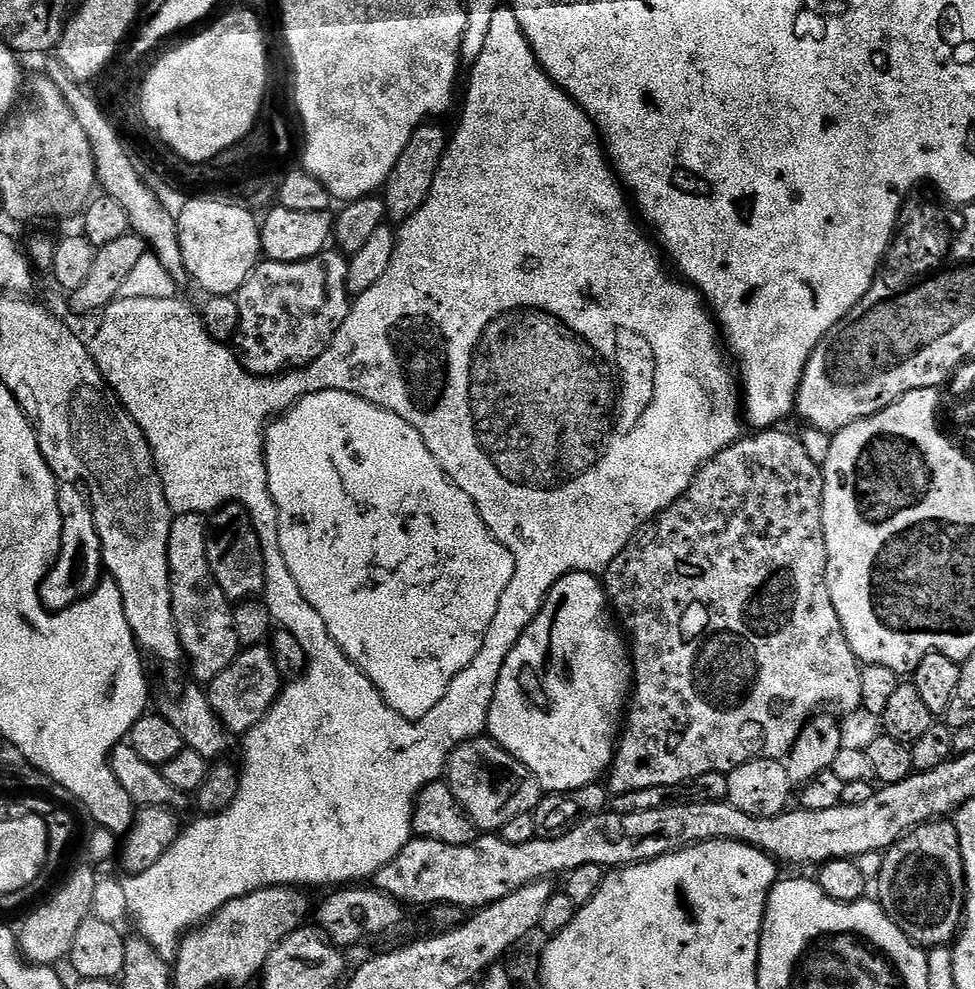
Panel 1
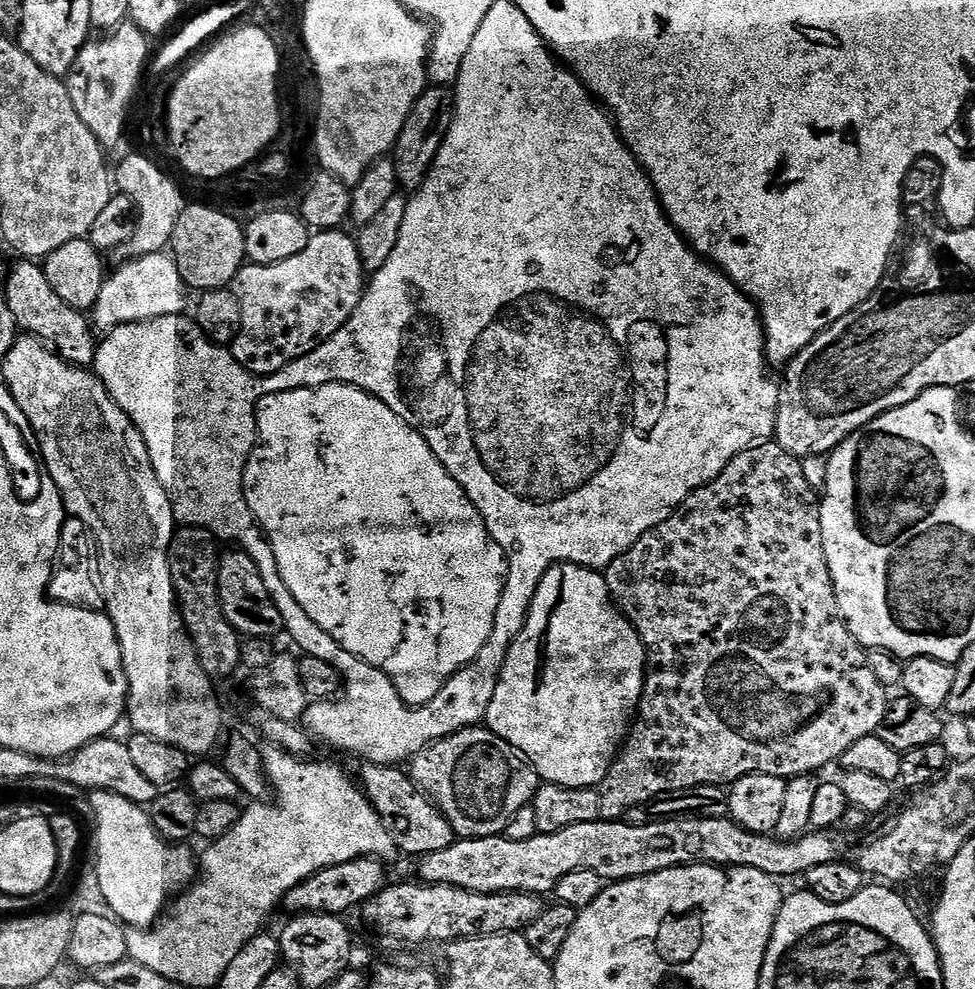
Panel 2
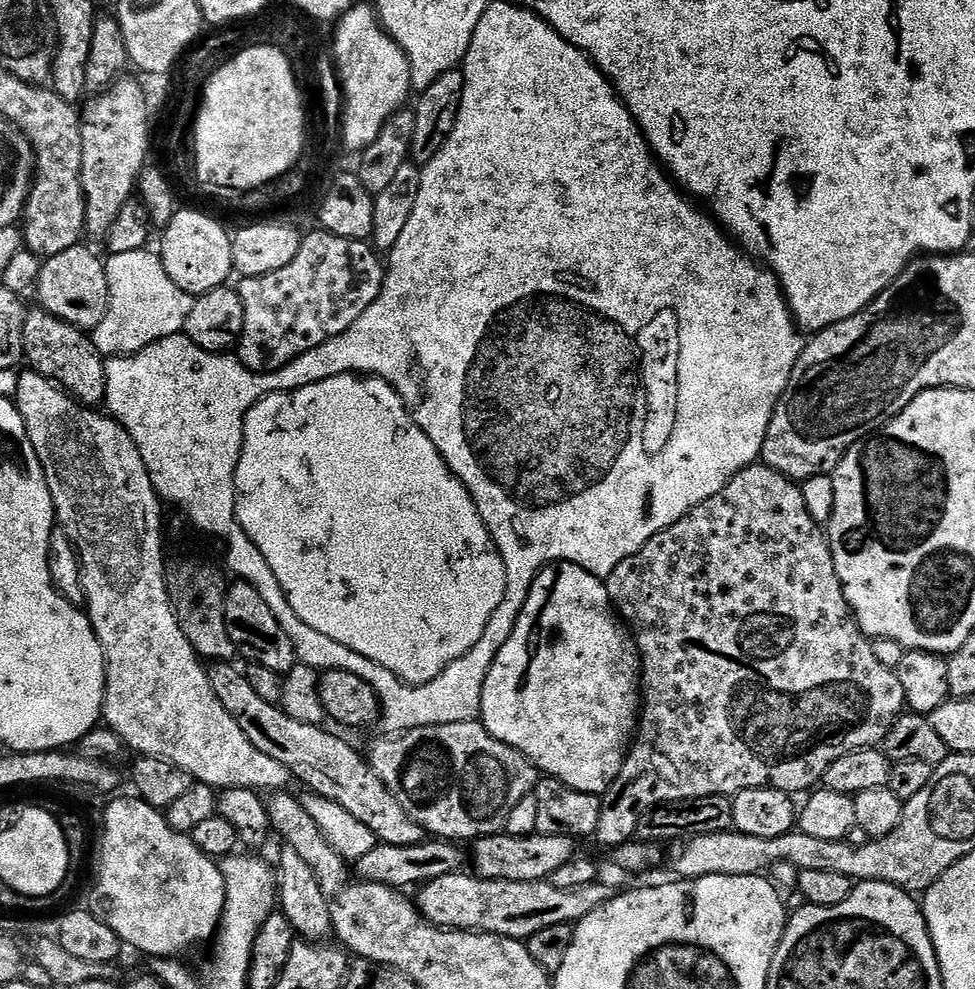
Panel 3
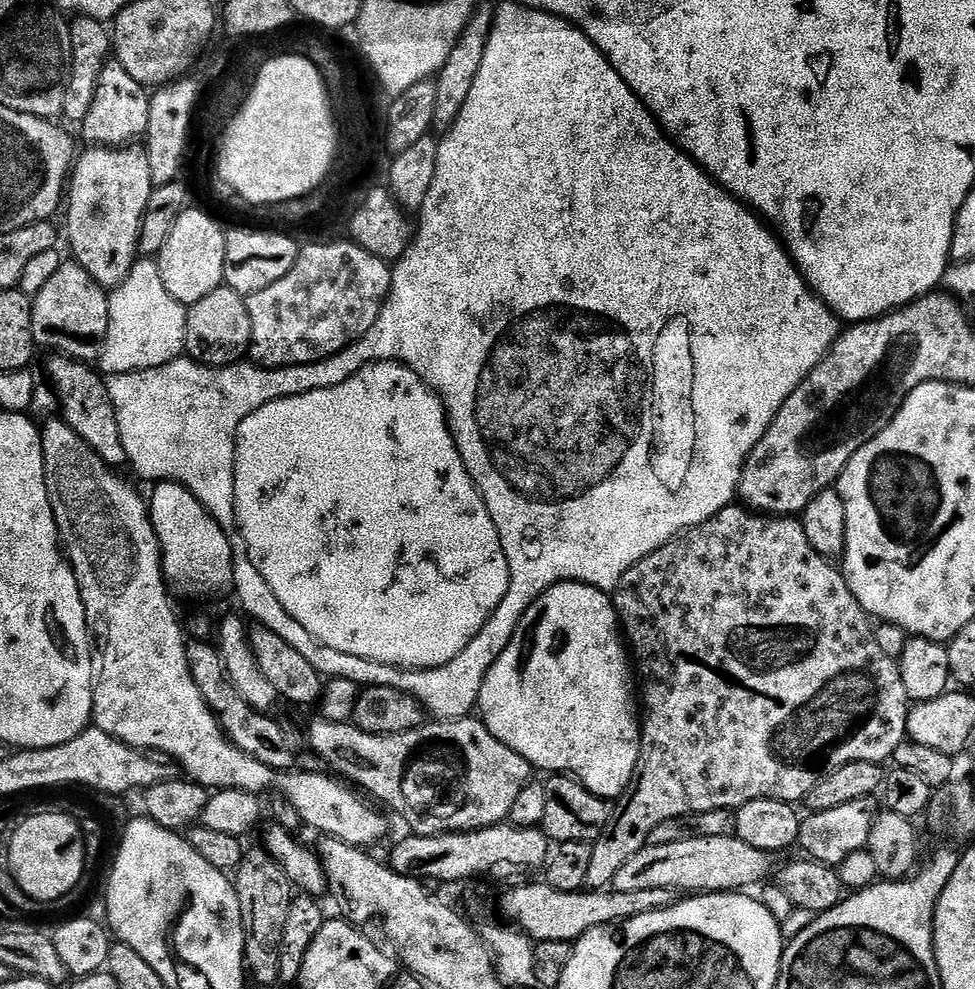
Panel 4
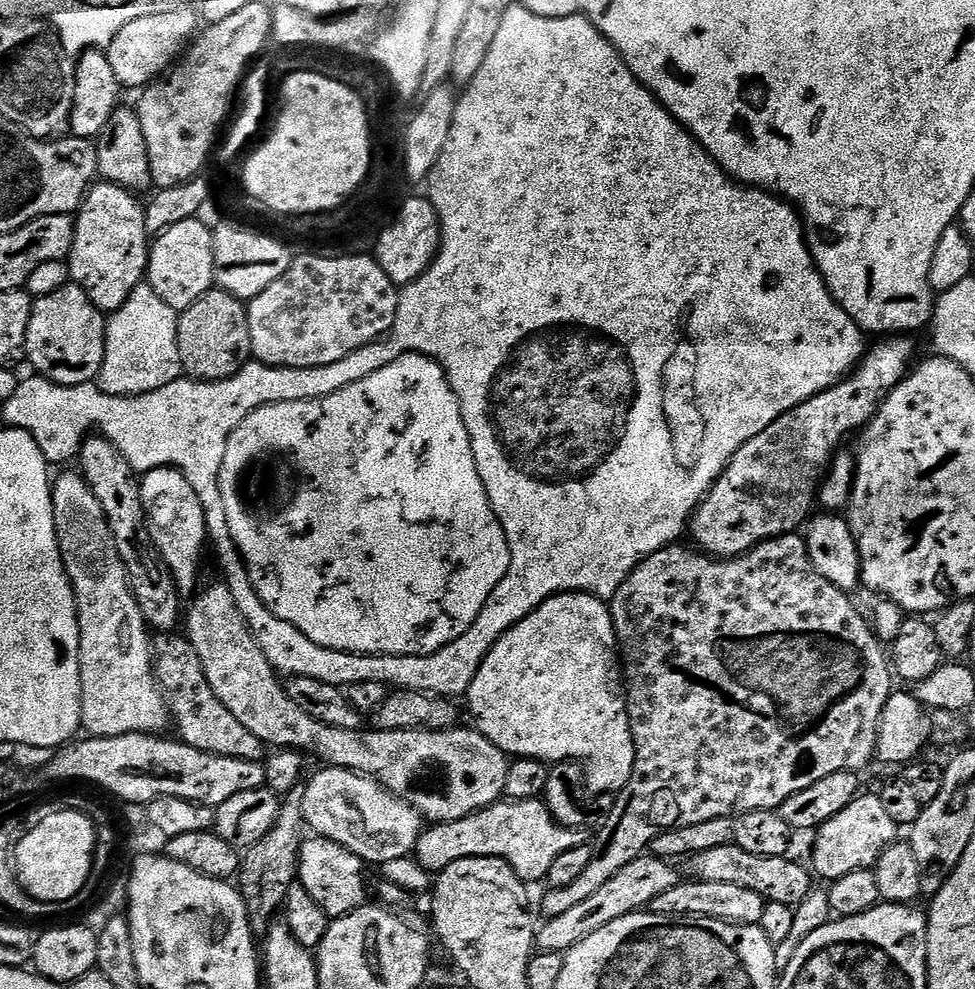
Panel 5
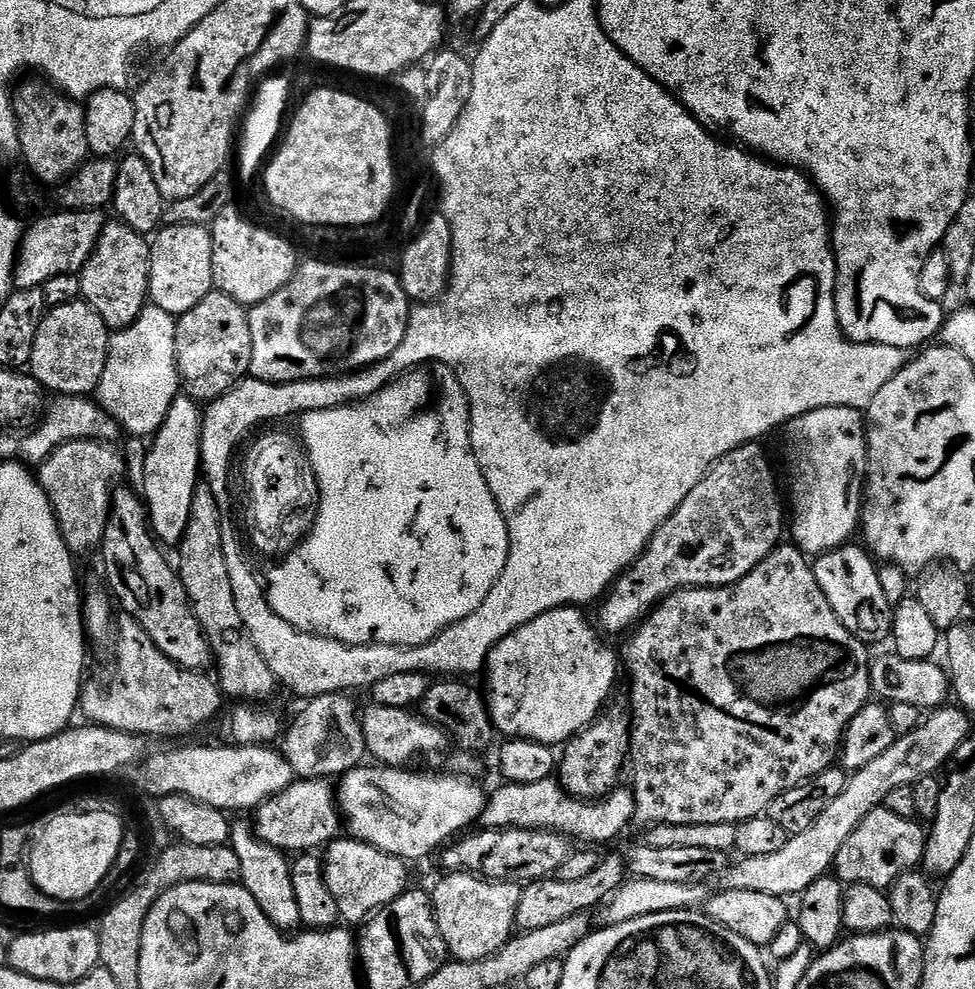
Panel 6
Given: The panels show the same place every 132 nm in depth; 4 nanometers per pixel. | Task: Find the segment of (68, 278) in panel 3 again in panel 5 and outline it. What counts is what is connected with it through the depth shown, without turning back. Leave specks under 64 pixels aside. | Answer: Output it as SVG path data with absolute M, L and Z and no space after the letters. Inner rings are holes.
M73 283L54 290L54 294L37 296L32 301L30 330L26 330L24 354L37 373L62 386L93 383L99 377L106 354L106 316Z

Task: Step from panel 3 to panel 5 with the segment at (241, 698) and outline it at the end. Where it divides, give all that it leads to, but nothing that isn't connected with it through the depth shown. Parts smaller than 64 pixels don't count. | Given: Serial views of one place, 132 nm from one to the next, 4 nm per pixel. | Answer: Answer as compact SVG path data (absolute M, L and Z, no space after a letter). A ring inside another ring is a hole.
M160 634L154 640L154 667L156 679L170 705L170 716L179 739L185 744L194 746L203 752L242 758L243 760L263 761L266 756L265 745L261 744L226 706L210 690L210 682L206 682L206 674L202 670L202 662L198 658L198 650L194 650L187 635Z

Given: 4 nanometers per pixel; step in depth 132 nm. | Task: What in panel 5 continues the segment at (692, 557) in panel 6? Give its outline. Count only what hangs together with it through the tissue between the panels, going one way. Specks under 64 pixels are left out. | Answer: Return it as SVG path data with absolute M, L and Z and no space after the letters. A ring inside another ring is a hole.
M896 334L881 340L884 340L881 344L876 344L873 348L871 345L865 351L863 360L839 384L833 384L825 392L794 406L794 410L782 414L782 418L770 422L770 426L766 426L762 434L754 434L754 438L750 438L750 442L746 442L746 446L742 446L742 450L734 454L726 470L712 483L712 489L692 513L690 536L692 532L693 538L697 540L695 543L703 551L717 558L740 556L743 552L756 548L764 540L787 536L805 527L806 521L813 515L812 504L814 508L818 500L818 489L828 467L832 465L833 456L843 445L840 443L844 436L867 428L876 417L880 403L892 389L900 385L900 381L910 371L912 355L916 352L916 344L912 341L915 339Z

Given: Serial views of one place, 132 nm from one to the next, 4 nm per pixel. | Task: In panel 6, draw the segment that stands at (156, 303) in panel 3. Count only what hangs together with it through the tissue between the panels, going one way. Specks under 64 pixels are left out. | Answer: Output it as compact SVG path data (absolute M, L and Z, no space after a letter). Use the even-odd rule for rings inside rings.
M149 303L130 326L108 337L106 370L98 382L94 399L116 419L125 433L155 437L168 416L170 406L181 395L180 371L176 365L177 317Z

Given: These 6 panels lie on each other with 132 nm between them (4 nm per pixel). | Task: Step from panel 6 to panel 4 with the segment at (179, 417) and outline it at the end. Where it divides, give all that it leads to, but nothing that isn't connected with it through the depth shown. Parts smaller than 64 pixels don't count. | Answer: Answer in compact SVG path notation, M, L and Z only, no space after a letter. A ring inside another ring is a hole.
M175 482L155 485L147 501L148 516L160 543L160 567L171 591L180 596L220 596L234 582L232 536L212 517L210 510Z

